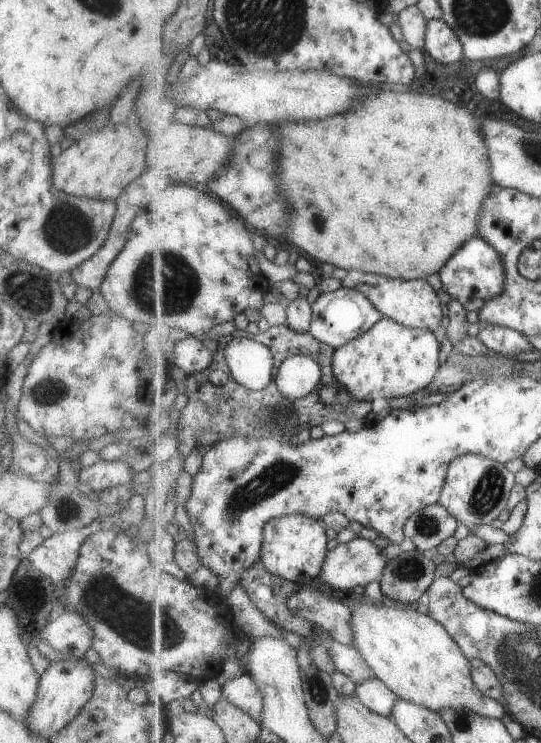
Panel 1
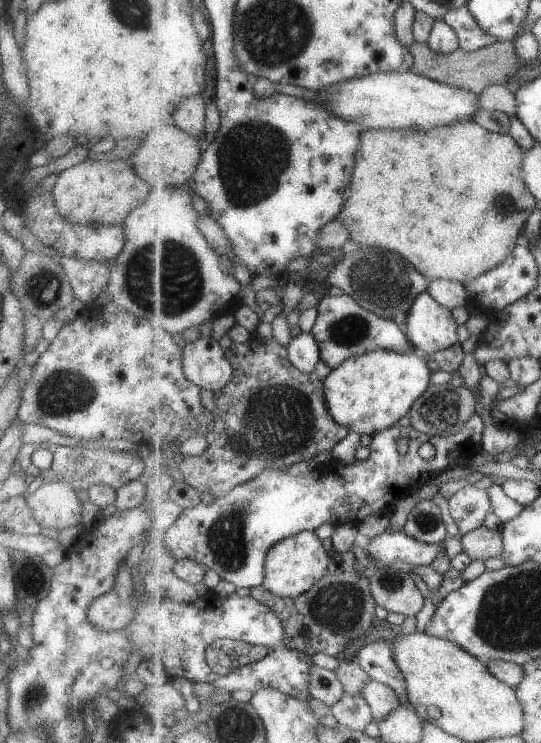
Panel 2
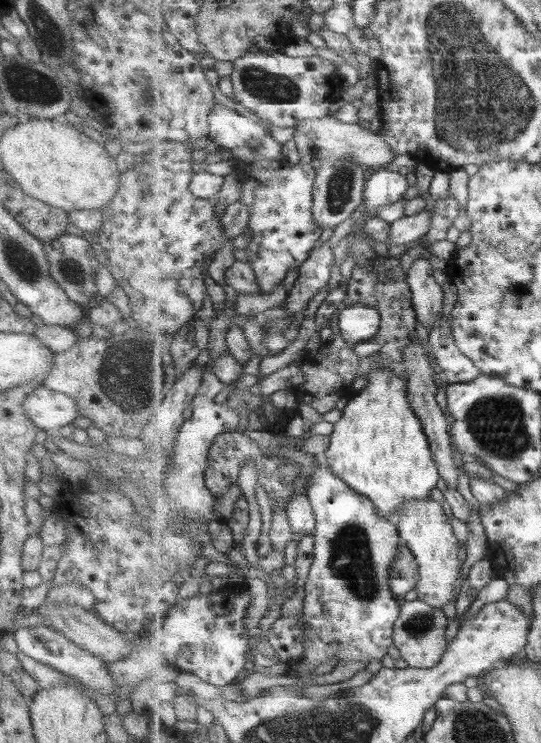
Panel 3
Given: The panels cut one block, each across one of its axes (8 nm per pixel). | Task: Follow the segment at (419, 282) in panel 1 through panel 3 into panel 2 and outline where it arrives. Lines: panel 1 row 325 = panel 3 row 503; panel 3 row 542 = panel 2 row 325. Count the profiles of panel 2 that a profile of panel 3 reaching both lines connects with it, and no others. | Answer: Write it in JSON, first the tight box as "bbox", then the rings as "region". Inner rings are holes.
{"bbox":[403,288,459,355],"region":[[[429,288],[423,290],[407,312],[403,329],[418,350],[429,355],[446,350],[459,342],[457,322],[451,308],[443,306]]]}

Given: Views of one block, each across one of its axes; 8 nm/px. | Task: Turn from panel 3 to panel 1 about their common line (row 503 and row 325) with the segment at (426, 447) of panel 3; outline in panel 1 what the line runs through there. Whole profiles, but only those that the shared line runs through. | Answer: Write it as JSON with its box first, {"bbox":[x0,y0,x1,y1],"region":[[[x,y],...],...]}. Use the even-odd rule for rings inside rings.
{"bbox":[332,315,442,402],"region":[[[383,315],[381,322],[371,330],[336,348],[332,363],[340,388],[349,391],[353,402],[407,397],[427,388],[435,380],[442,365],[441,347],[442,343],[432,330],[405,326]]]}

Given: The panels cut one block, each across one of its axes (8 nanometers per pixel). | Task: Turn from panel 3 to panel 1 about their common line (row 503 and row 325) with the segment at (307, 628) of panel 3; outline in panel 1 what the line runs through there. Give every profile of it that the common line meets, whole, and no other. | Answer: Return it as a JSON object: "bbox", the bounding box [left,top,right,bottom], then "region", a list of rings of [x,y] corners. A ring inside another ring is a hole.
{"bbox":[310,287,384,349],"region":[[[344,287],[331,294],[320,294],[317,302],[312,304],[312,310],[310,332],[315,338],[334,349],[345,346],[346,342],[351,342],[367,330],[371,330],[377,322],[381,322],[384,315],[360,290]]]}

